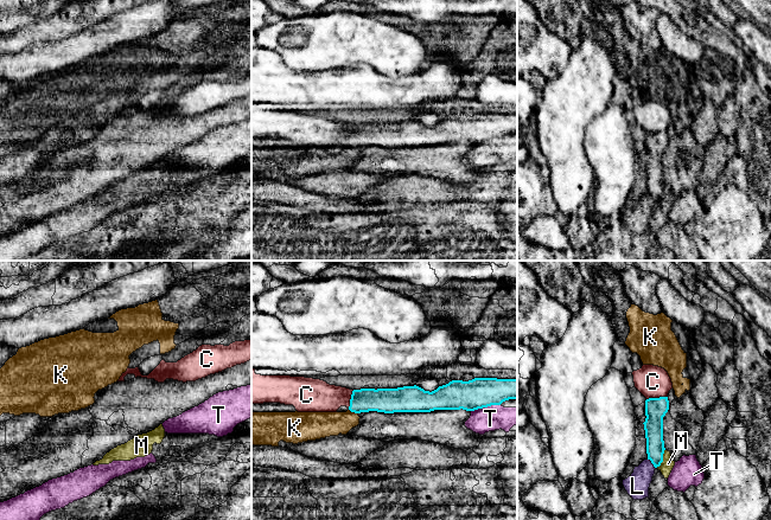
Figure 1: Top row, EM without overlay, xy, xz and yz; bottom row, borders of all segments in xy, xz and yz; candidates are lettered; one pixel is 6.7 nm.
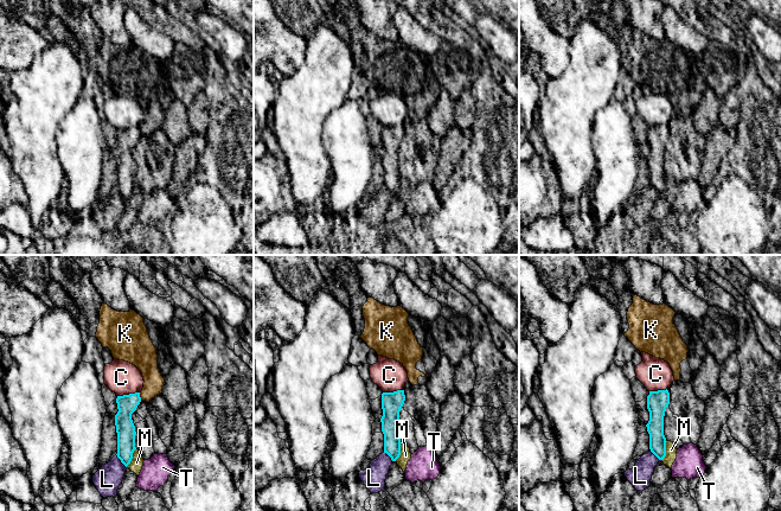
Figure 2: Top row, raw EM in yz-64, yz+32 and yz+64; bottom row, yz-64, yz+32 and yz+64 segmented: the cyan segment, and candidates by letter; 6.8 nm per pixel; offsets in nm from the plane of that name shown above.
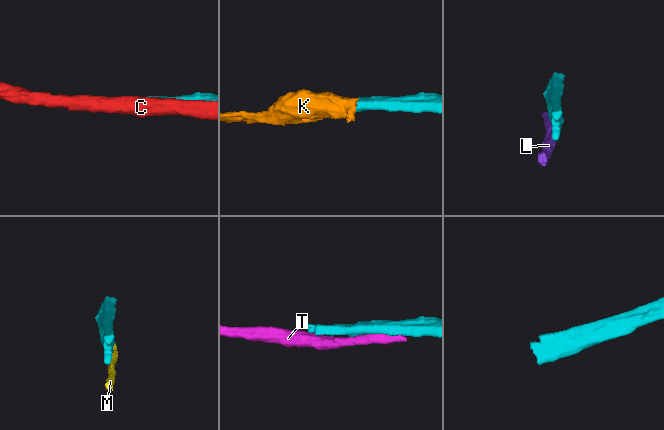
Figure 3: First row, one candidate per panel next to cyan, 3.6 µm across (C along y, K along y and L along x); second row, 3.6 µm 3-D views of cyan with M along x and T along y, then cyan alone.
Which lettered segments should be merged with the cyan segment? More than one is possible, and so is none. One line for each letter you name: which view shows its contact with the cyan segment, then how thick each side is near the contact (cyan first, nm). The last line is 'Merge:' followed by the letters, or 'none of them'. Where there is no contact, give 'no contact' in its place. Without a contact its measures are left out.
Merge: none of them

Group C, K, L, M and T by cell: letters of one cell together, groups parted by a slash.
C / K / L / M / T

